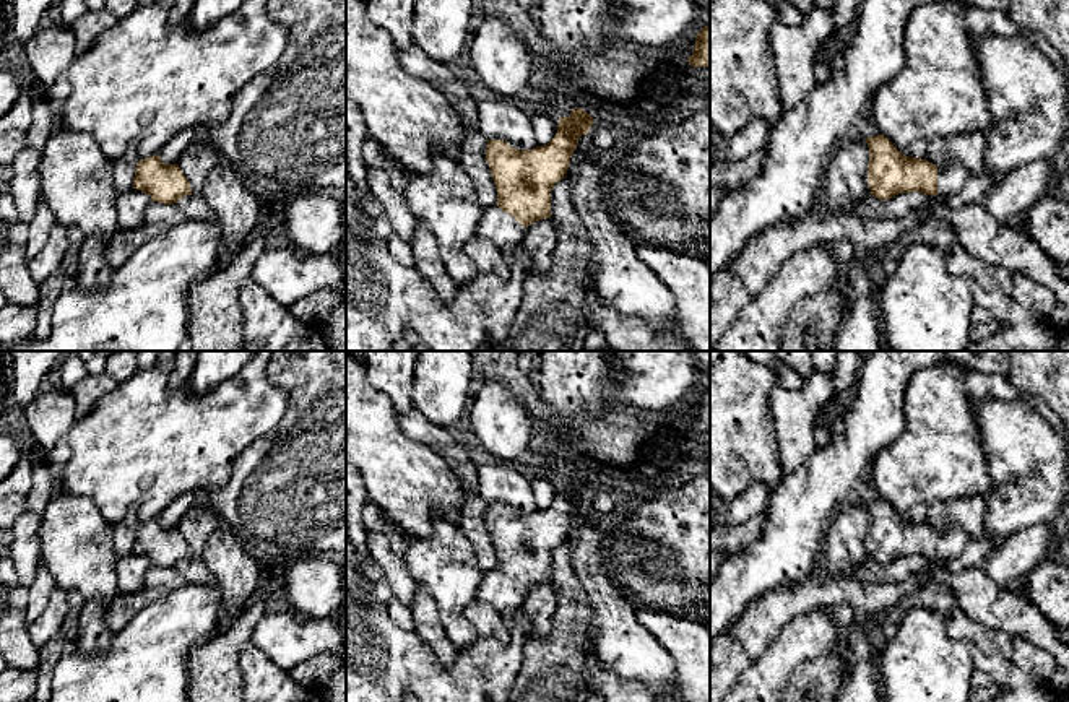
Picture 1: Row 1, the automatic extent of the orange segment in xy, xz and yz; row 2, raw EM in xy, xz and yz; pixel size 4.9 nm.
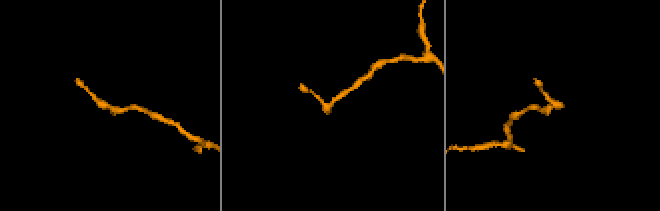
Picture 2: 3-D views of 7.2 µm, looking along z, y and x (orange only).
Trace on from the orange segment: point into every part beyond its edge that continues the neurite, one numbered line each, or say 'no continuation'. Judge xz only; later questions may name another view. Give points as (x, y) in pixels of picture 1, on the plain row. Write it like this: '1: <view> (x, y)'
1: xz (501, 592)

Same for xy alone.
no continuation

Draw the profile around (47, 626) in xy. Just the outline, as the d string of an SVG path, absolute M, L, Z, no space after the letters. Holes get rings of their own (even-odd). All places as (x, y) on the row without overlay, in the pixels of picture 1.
M57 587L52 592L44 613L28 624L28 635L36 648L42 648L50 639L60 634L60 627L67 616L67 608L68 595L65 590Z

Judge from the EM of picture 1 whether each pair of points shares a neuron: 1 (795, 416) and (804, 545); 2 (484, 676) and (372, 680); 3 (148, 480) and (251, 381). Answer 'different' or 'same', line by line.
1: different
2: same
3: same

